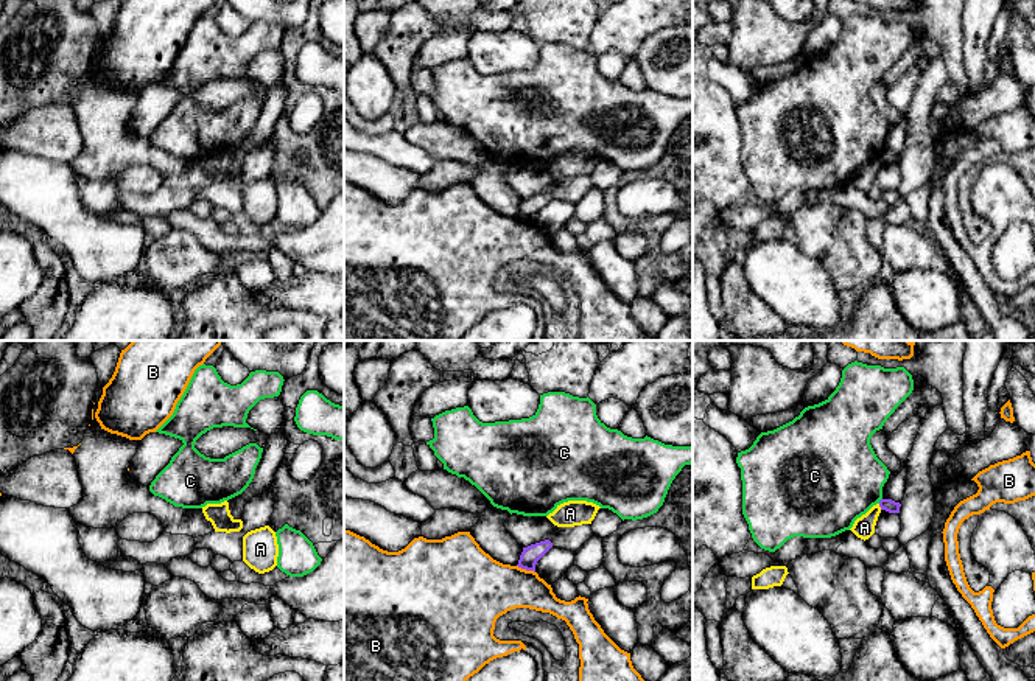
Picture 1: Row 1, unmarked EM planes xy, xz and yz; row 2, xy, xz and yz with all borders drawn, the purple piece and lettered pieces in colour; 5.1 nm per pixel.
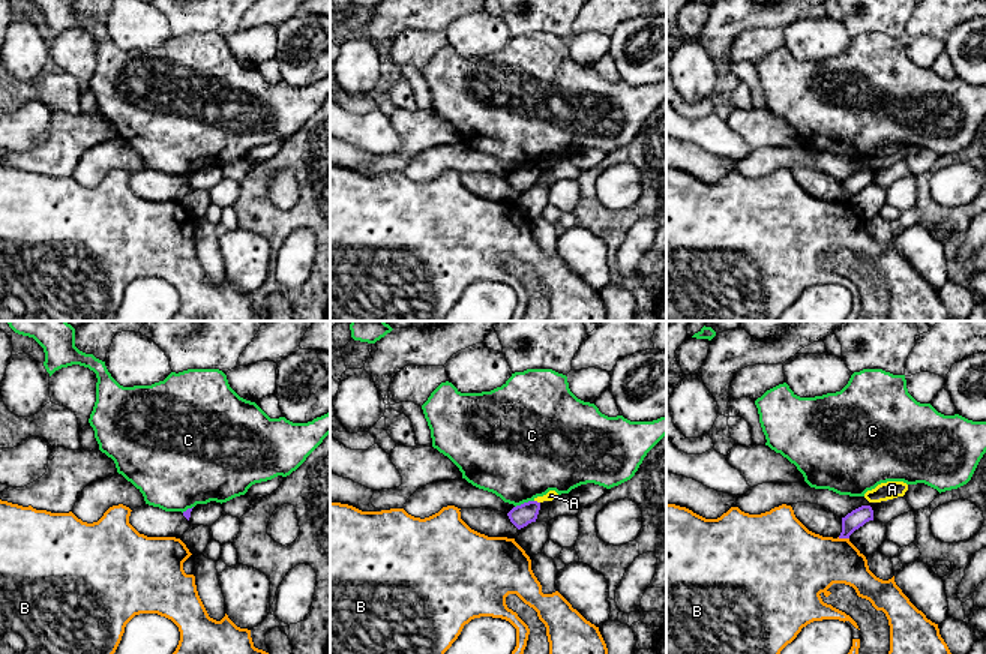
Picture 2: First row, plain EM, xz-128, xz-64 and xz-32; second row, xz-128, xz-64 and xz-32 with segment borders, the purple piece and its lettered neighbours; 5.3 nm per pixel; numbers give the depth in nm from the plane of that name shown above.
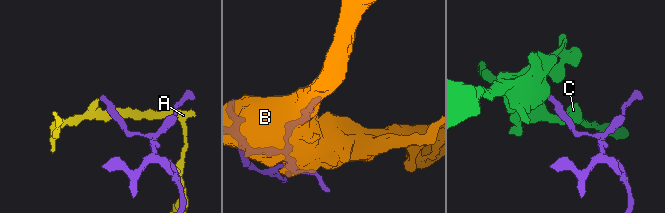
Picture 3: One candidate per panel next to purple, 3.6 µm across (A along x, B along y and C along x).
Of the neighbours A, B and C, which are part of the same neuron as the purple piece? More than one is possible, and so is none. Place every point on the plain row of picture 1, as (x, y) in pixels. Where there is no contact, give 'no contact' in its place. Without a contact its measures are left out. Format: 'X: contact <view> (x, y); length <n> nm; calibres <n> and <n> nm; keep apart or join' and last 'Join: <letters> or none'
A: contact yz (880, 157); length 40 nm; calibres 70 and 110 nm; keep apart
B: contact xz (526, 221); length 100 nm; calibres 90 and 320 nm; keep apart
C: contact yz (880, 153); length 40 nm; calibres 70 and 460 nm; keep apart
Join: none

